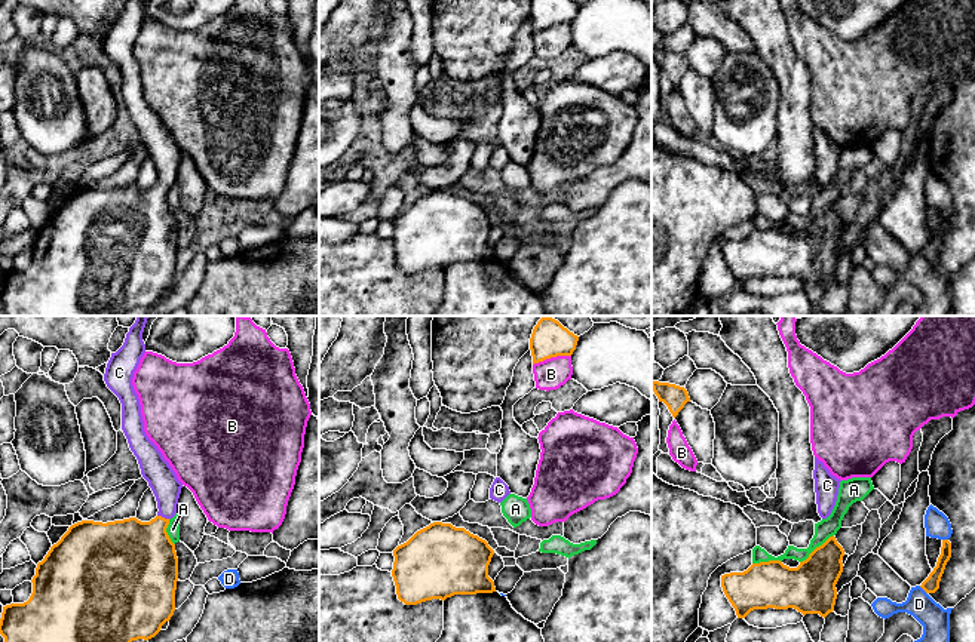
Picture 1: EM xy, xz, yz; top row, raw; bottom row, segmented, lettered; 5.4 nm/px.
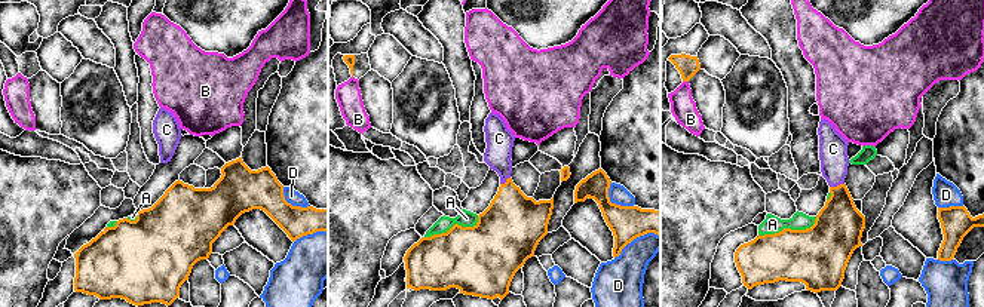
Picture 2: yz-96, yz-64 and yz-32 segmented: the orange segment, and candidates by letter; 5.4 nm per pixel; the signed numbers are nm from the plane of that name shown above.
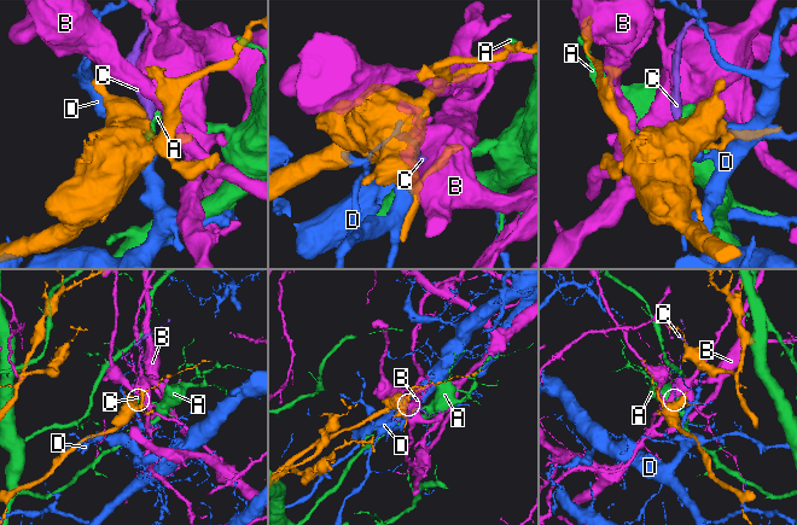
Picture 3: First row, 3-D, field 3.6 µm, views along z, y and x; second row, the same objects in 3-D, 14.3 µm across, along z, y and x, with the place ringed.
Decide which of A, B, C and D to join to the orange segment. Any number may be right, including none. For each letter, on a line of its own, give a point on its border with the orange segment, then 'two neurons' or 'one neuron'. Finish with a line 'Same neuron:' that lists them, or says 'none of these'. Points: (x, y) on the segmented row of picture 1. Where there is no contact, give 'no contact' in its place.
A: meets orange in yz at (816, 547); two neurons
B: meets orange in xz at (551, 356); two neurons
C: meets orange in xy at (163, 518); one neuron
D: meets orange in yz at (923, 589); two neurons
Same neuron: C

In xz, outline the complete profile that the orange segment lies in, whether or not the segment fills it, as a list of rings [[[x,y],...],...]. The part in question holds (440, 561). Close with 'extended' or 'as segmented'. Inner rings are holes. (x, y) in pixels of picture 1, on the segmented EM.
[[[433,522],[393,550],[392,577],[405,605],[454,595],[496,592],[488,577],[494,550],[478,535]]] | as segmented

